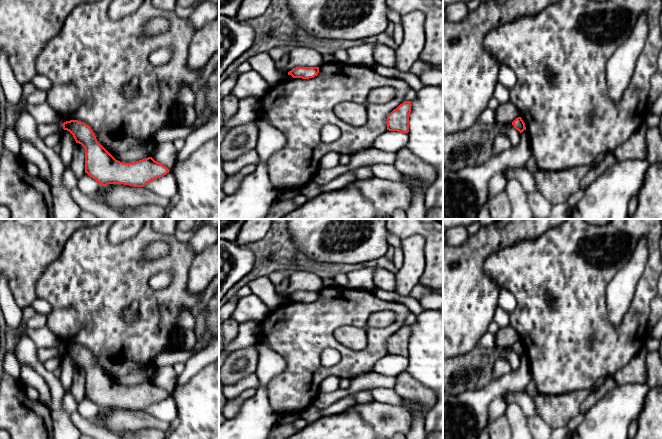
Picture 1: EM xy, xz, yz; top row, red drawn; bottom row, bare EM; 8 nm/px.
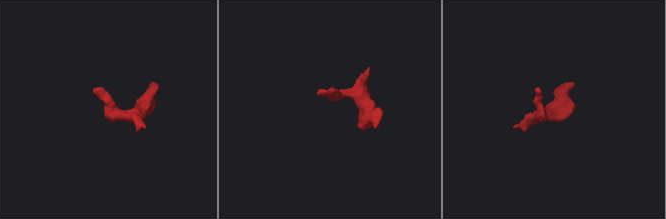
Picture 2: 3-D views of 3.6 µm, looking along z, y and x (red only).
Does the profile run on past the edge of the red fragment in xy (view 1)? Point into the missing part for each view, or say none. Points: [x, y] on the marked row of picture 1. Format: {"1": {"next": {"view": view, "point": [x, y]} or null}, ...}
{"1": {"next": null}}

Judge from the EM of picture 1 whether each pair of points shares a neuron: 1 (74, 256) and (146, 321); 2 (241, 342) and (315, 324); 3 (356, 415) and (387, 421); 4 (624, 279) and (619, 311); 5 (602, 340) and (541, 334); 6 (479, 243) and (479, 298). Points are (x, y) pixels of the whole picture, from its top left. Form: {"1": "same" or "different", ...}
{"1": "same", "2": "different", "3": "same", "4": "same", "5": "same", "6": "same"}

